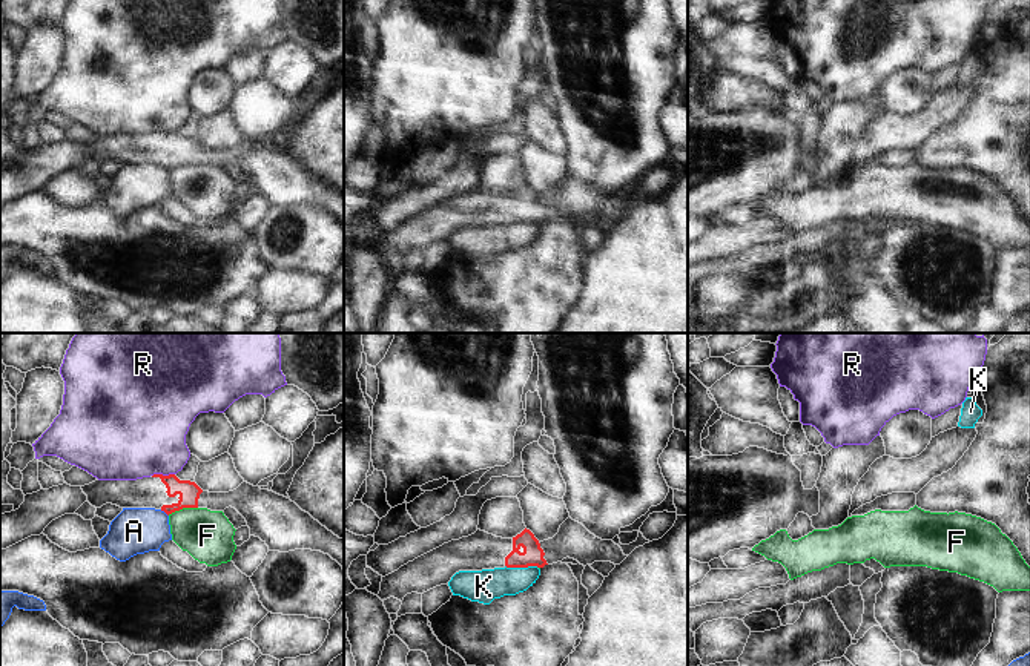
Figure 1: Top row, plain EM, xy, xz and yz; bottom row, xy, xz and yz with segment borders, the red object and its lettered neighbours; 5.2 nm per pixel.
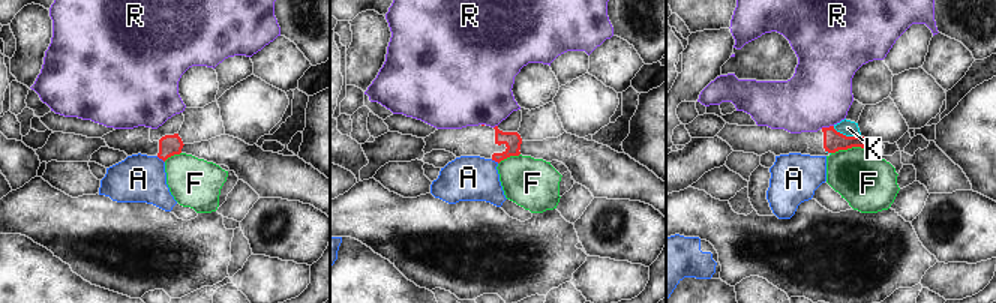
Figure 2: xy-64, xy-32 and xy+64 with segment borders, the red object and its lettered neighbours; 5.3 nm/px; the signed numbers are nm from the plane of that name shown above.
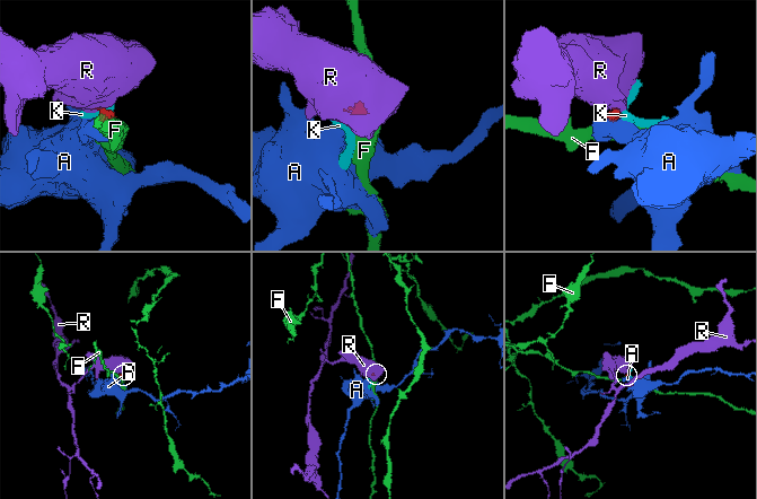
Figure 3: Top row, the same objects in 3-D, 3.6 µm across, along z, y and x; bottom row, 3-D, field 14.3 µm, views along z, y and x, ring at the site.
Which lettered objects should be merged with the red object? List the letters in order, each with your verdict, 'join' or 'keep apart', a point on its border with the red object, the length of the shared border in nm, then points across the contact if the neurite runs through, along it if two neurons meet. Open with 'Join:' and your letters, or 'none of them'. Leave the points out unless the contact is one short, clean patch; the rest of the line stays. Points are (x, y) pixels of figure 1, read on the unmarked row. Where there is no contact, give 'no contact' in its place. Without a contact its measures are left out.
Join: none of them
A: keep apart; contact xy (165, 168); length 60 nm; border xy (160, 166), (168, 172)
F: keep apart; contact xy (181, 164); length 170 nm; border xy (197, 163), (183, 163), (168, 171)
K: keep apart; contact xz (522, 223); length 180 nm; border xz (505, 221), (538, 224)
R: keep apart; contact xy (161, 131); length 120 nm; border xy (174, 129), (152, 132)

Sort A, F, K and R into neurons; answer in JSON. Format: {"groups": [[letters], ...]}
{"groups": [["A"], ["F"], ["K"], ["R"]]}

